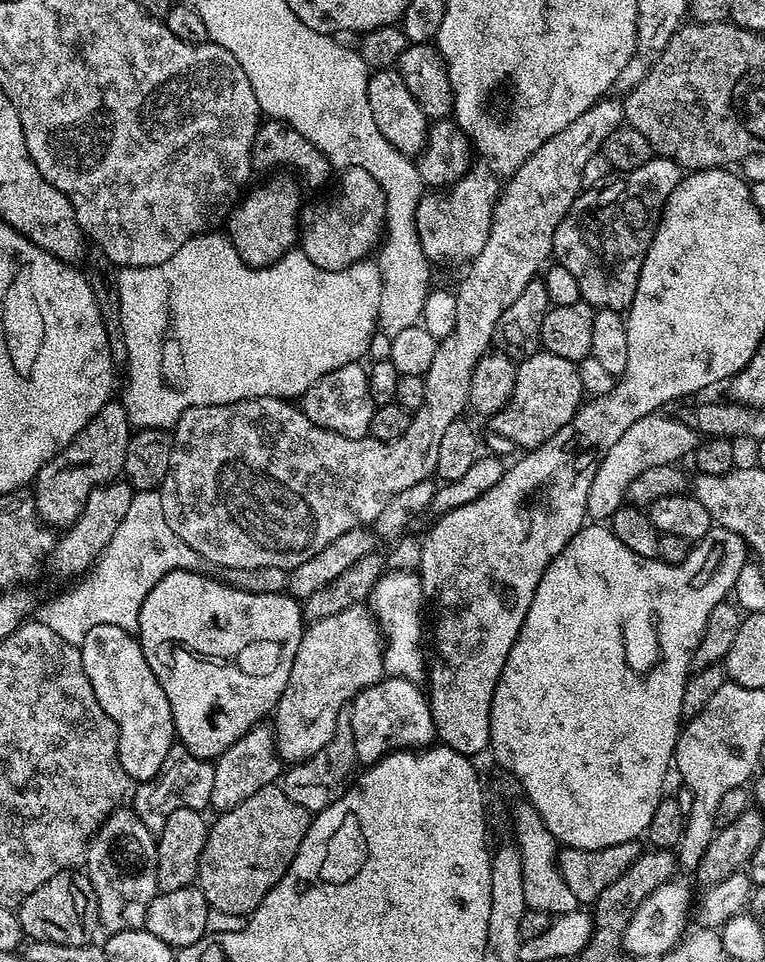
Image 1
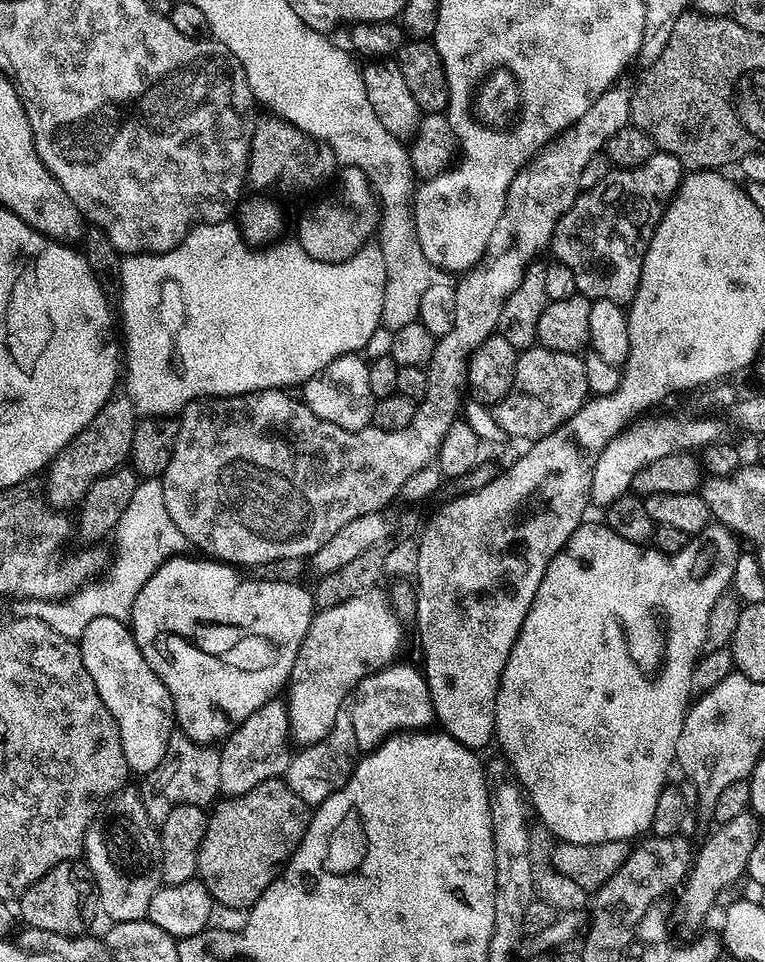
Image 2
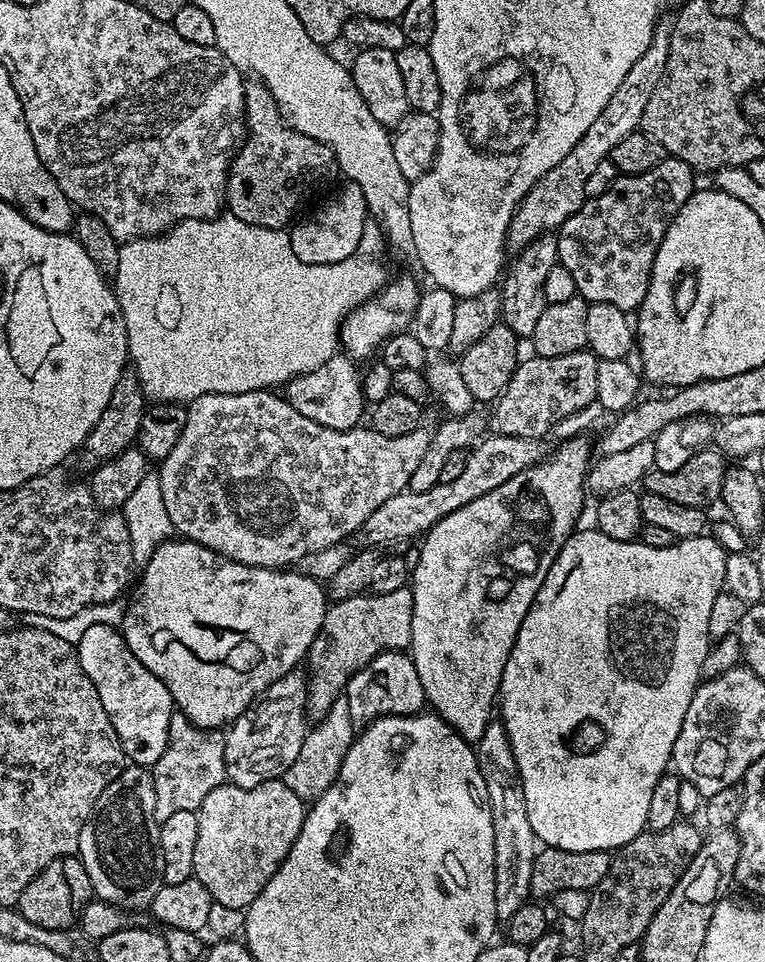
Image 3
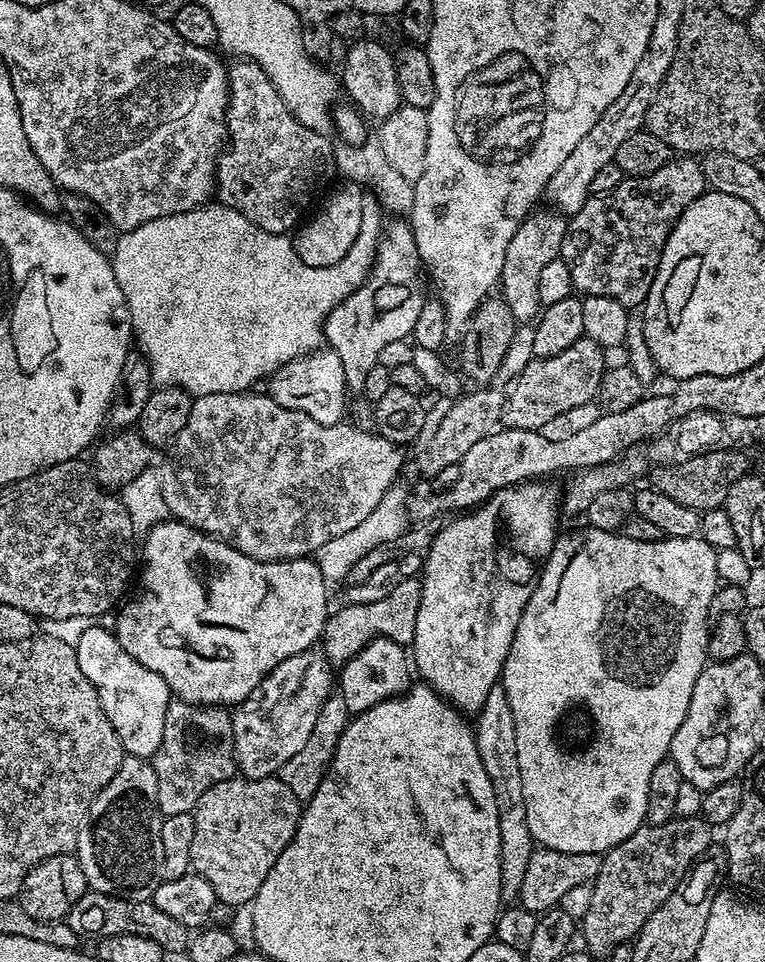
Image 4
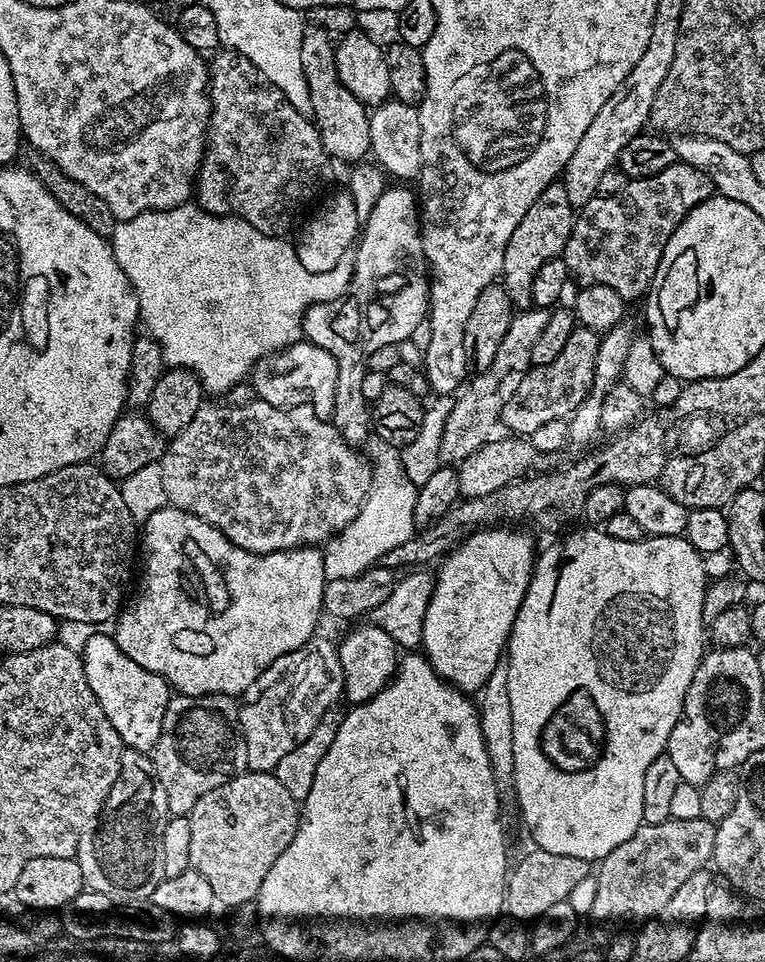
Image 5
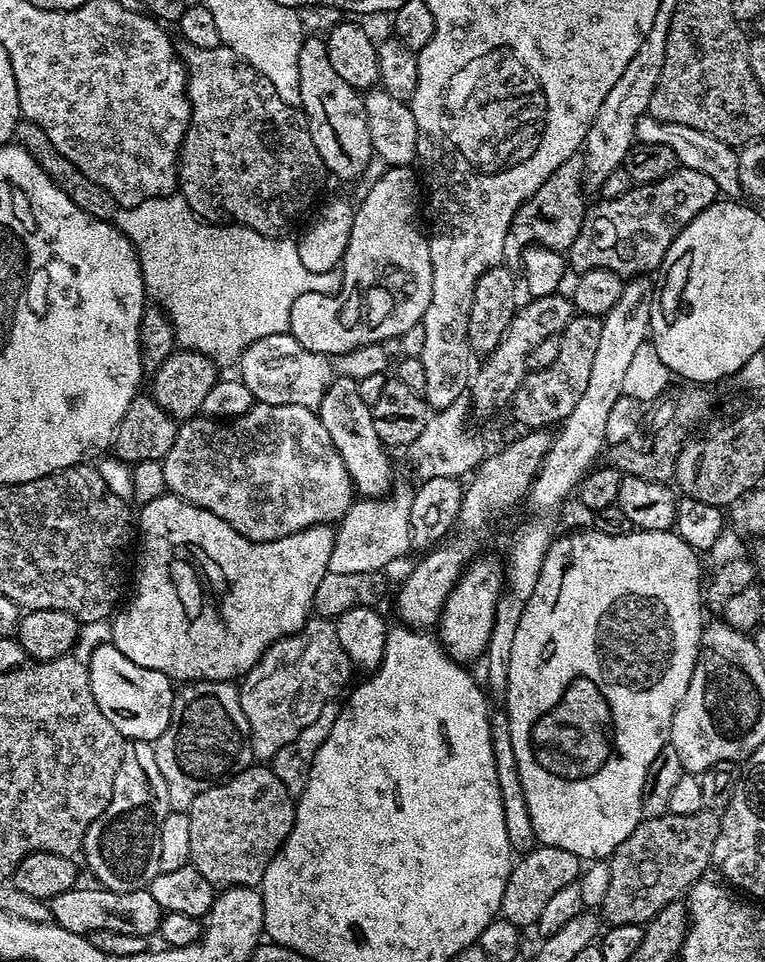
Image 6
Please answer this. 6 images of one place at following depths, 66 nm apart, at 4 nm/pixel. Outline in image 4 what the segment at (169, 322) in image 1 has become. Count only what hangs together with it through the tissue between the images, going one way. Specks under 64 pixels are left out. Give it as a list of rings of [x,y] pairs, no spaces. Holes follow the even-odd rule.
[[[374,198],[365,199],[362,230],[358,230],[358,238],[354,238],[354,246],[350,246],[342,262],[334,262],[334,266],[329,268],[308,268],[302,262],[302,258],[298,258],[296,248],[287,235],[262,230],[254,222],[250,222],[250,218],[238,214],[238,210],[230,210],[225,204],[219,202],[212,202],[194,210],[186,210],[182,214],[170,214],[166,218],[154,218],[154,222],[146,222],[129,232],[120,232],[116,238],[116,249],[110,254],[112,269],[122,286],[122,294],[126,298],[132,315],[135,343],[152,367],[153,385],[162,388],[183,388],[193,398],[223,392],[248,392],[255,380],[262,379],[263,381],[271,377],[272,373],[278,371],[286,362],[317,351],[325,343],[324,319],[347,296],[354,294],[354,290],[361,288],[364,285],[364,279],[372,271],[372,265],[375,264],[377,257],[376,245],[382,231],[380,216],[382,217],[380,203]]]

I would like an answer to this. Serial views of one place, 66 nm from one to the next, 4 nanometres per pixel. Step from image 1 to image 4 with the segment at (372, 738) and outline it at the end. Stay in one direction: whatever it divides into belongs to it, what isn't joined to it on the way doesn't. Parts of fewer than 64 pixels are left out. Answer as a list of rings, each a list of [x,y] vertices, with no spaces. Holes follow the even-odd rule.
[[[379,636],[350,657],[339,669],[338,694],[346,702],[349,713],[365,712],[370,710],[370,706],[378,706],[378,702],[407,692],[413,679],[411,676],[414,676],[414,672],[410,667],[409,649],[396,641]]]

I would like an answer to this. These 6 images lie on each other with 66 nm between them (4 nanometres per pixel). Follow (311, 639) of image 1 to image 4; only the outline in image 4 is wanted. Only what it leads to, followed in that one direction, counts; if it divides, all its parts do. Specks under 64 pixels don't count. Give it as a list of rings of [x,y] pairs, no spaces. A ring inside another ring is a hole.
[[[410,576],[403,577],[400,584],[384,600],[371,604],[343,605],[337,613],[336,611],[331,613],[327,623],[324,624],[323,644],[325,644],[322,646],[325,656],[333,665],[342,666],[379,636],[405,646],[409,645],[413,640],[419,606],[421,606],[420,580],[412,579]]]

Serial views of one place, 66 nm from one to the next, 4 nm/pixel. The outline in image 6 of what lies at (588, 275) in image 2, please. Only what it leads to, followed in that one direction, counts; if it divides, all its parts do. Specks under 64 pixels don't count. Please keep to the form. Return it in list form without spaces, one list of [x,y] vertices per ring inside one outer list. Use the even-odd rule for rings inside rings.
[[[677,166],[666,178],[649,184],[633,186],[622,198],[610,198],[609,200],[597,199],[596,205],[592,204],[584,215],[578,236],[566,251],[566,259],[577,273],[590,270],[610,270],[621,278],[643,277],[652,274],[659,269],[660,263],[666,258],[666,250],[674,242],[674,238],[685,226],[702,210],[706,210],[711,204],[715,204],[721,195],[720,187],[702,170],[690,170]]]

